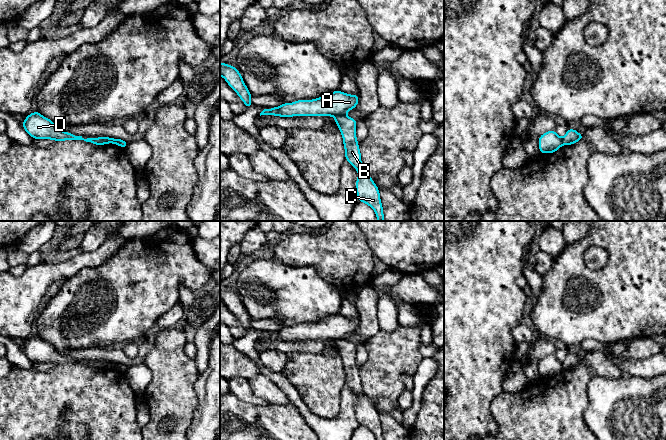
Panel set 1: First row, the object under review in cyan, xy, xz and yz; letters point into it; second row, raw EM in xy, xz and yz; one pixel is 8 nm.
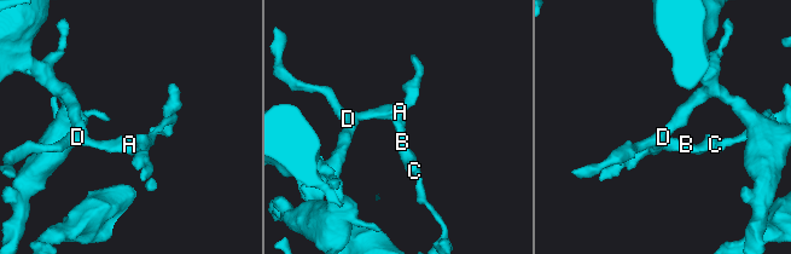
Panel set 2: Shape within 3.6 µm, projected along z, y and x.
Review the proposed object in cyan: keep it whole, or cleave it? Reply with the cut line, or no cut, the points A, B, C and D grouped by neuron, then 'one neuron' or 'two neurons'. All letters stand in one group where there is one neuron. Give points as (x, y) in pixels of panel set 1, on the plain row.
cut in xz along (343, 338), (335, 341); A D / B C; two neurons

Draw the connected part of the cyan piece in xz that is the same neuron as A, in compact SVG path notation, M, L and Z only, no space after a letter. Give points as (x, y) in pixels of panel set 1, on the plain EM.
M336 314L313 324L297 324L293 327L283 327L281 330L264 333L261 339L280 341L292 340L340 340L356 332L358 319L346 318Z

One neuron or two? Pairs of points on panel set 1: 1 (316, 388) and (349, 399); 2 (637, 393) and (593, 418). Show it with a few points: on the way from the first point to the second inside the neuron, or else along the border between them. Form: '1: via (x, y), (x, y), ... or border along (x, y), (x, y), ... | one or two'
1: border along (345, 383), (341, 391), (340, 411), (331, 418) | two
2: via (626, 397), (622, 397), (604, 415) | one

